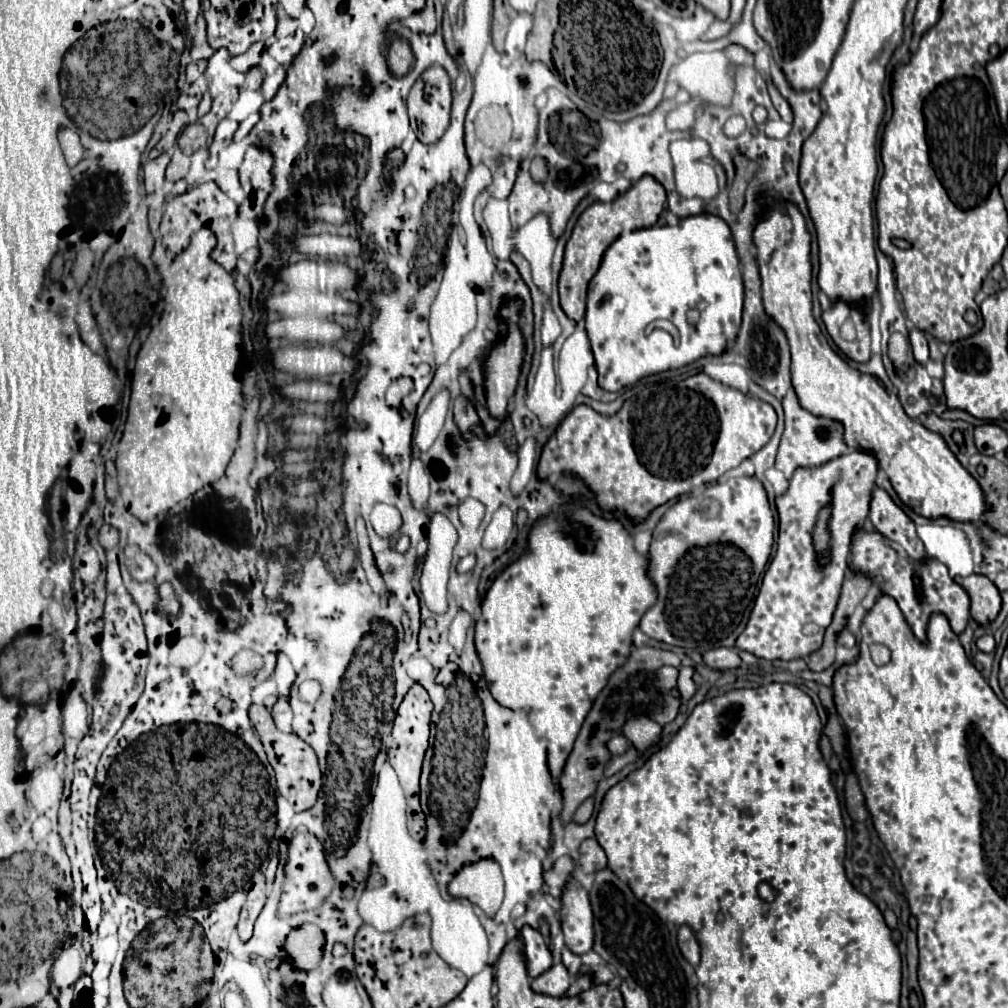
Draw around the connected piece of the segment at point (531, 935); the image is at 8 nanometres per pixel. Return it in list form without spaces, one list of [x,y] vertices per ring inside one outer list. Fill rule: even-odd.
[[[523,926],[519,930],[519,938],[523,940],[523,958],[527,964],[527,974],[529,978],[541,976],[543,972],[547,972],[547,968],[551,968],[553,958],[551,952],[543,940],[543,936],[533,930],[531,926]]]

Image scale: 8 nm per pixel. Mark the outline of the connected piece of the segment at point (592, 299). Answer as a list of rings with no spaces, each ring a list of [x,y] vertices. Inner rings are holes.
[[[699,214],[683,218],[677,226],[651,226],[633,230],[629,234],[619,236],[605,252],[603,262],[589,282],[587,294],[587,336],[591,342],[591,350],[595,356],[595,366],[599,372],[599,386],[609,392],[617,392],[623,386],[635,384],[637,380],[687,366],[707,354],[721,354],[729,340],[737,336],[742,321],[743,311],[743,278],[739,258],[735,254],[735,244],[727,222],[713,214]],[[689,308],[697,308],[701,312],[701,320],[697,326],[687,324],[685,312]],[[665,318],[673,322],[679,330],[681,342],[679,346],[651,346],[645,328],[653,320]]]

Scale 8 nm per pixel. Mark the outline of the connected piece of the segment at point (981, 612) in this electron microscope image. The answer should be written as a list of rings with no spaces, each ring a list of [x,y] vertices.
[[[971,574],[967,578],[957,576],[955,582],[963,586],[971,598],[973,620],[981,626],[989,626],[1001,610],[1001,596],[995,584],[987,576],[981,576],[981,574]]]

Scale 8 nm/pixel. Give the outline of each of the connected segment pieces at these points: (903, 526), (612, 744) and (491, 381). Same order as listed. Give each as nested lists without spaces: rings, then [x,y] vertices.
[[[881,486],[873,488],[869,520],[889,542],[899,544],[913,560],[925,558],[925,548],[915,532],[913,520],[891,500],[891,496]]]
[[[616,735],[607,743],[607,748],[613,755],[622,754],[628,748],[628,740],[623,735]]]
[[[517,300],[507,302],[501,308],[501,316],[509,326],[509,336],[505,340],[501,340],[491,354],[485,360],[485,378],[483,378],[483,386],[487,392],[487,406],[489,406],[489,414],[495,418],[505,418],[507,414],[507,404],[509,398],[515,394],[517,388],[517,378],[519,378],[519,370],[521,370],[521,362],[523,362],[523,352],[525,352],[525,344],[523,344],[523,336],[517,328],[517,320],[519,320],[519,308],[521,304]]]

